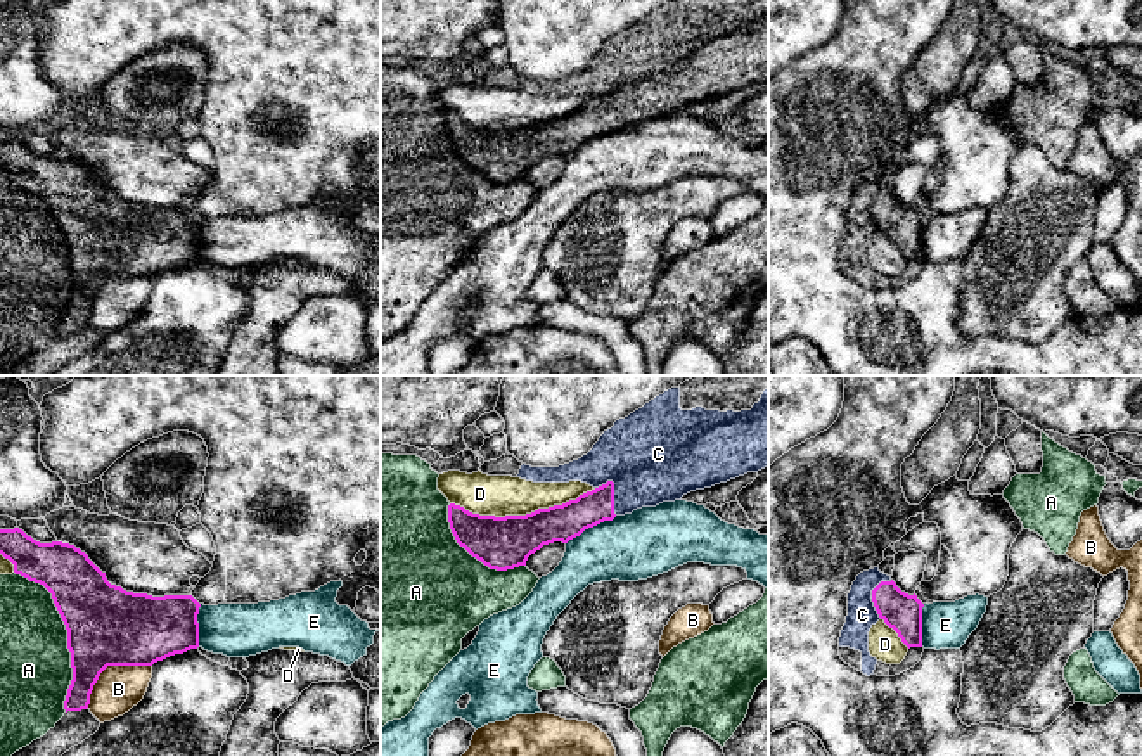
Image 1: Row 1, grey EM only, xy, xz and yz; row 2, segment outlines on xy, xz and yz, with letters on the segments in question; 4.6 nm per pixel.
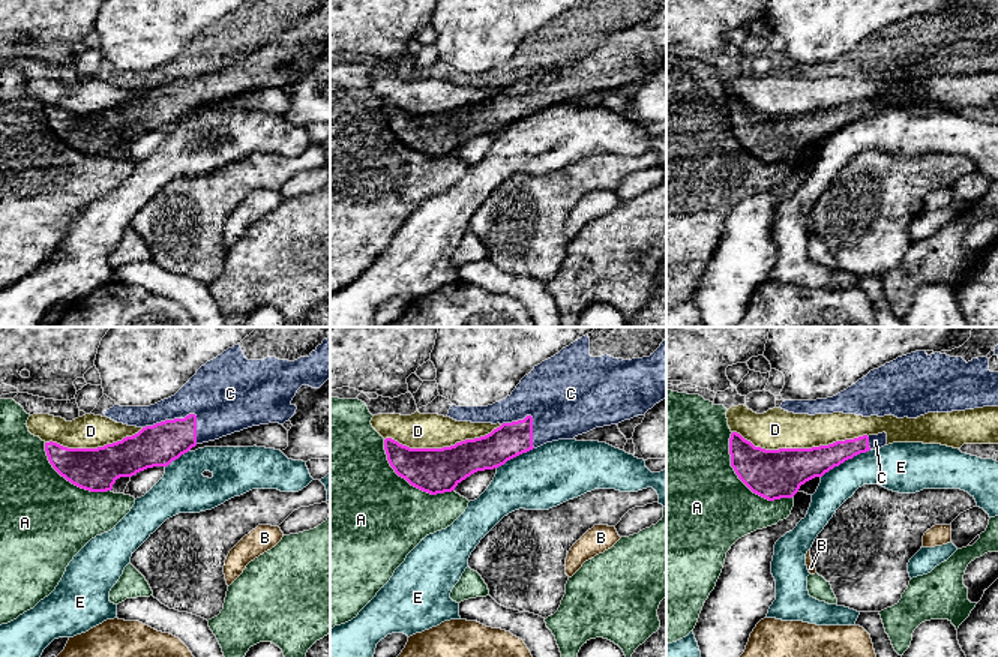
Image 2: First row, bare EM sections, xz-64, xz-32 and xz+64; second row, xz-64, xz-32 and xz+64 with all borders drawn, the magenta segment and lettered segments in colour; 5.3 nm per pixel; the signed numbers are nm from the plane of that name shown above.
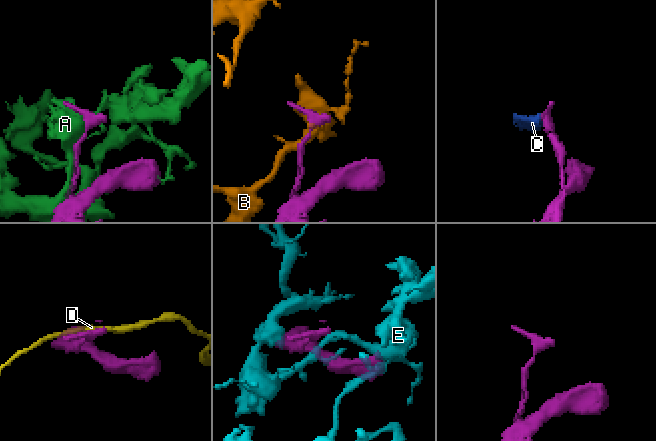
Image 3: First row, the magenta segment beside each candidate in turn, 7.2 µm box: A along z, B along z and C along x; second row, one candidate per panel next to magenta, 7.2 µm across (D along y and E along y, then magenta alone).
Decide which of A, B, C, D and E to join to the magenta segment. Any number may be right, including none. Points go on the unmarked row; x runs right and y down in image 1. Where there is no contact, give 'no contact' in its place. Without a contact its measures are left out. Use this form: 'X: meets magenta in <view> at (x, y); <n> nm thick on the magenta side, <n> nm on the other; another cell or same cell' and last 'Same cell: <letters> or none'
A: meets magenta in xy at (68, 248); 380 nm thick on the magenta side, 340 nm on the other; another cell
B: meets magenta in xy at (109, 277); 380 nm thick on the magenta side, 220 nm on the other; another cell
C: meets magenta in xz at (613, 109); 170 nm thick on the magenta side, 420 nm on the other; same cell
D: meets magenta in xz at (523, 128); 240 nm thick on the magenta side, 190 nm on the other; another cell
E: meets magenta in xz at (590, 139); 180 nm thick on the magenta side, 320 nm on the other; another cell
Same cell: C

